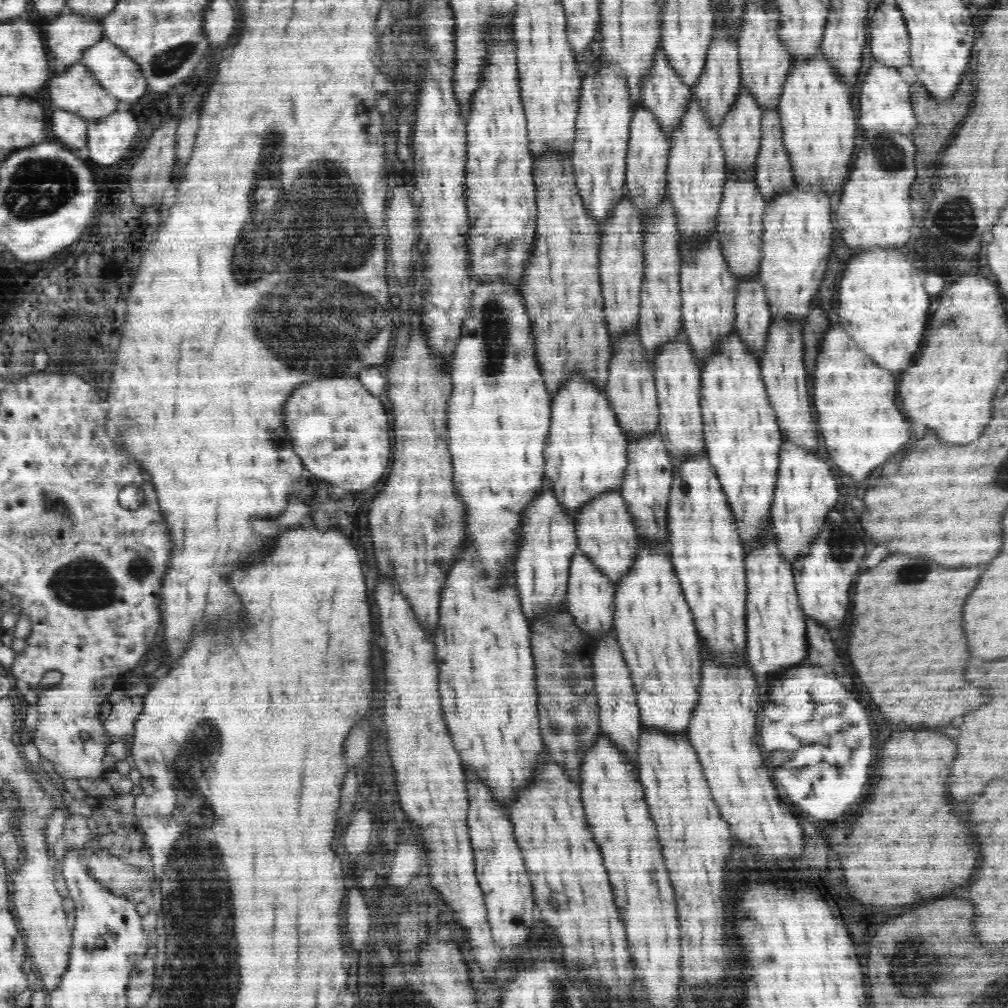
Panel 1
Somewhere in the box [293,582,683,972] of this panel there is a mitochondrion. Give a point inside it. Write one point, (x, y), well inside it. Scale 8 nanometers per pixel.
(570, 652)

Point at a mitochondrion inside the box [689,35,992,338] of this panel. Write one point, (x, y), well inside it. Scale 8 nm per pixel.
(954, 220)

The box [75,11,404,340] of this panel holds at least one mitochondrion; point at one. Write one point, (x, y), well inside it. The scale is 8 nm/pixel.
(167, 63)

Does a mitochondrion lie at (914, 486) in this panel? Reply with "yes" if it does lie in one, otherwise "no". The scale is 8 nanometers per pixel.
no

